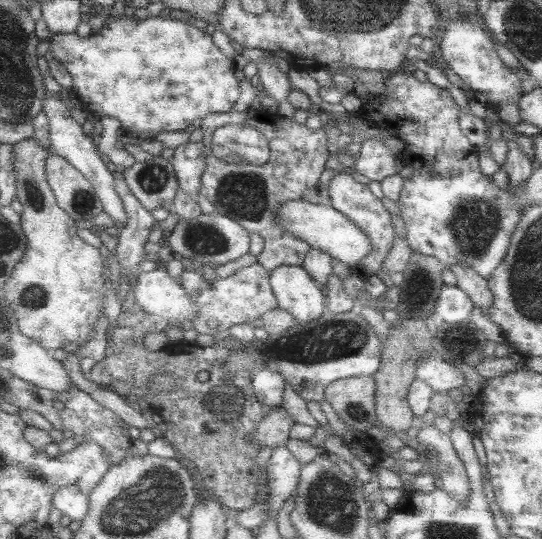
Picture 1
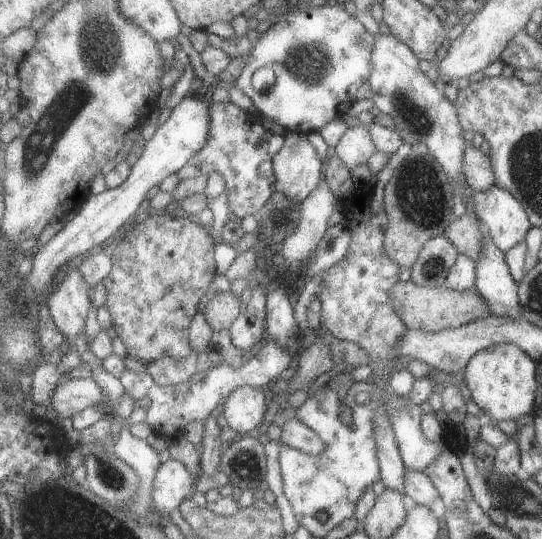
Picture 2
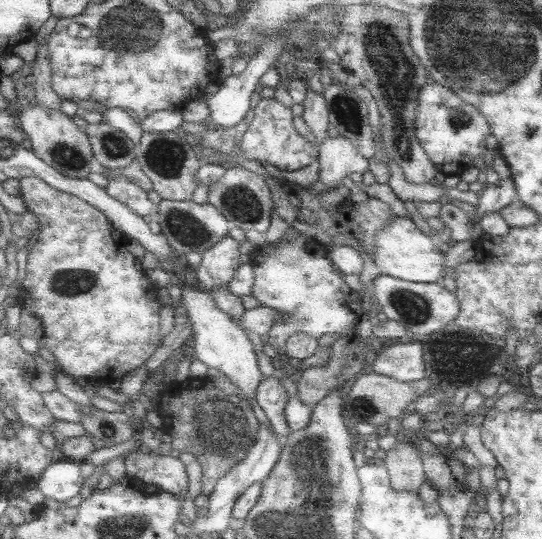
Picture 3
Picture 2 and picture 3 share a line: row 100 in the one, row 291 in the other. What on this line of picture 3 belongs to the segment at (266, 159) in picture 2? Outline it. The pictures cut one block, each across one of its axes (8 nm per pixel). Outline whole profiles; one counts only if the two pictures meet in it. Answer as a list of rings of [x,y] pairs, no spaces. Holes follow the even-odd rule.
[[[225,238],[205,254],[201,254],[201,266],[193,270],[197,282],[201,282],[209,292],[225,290],[229,282],[235,278],[235,272],[241,268],[239,242],[233,238]]]

